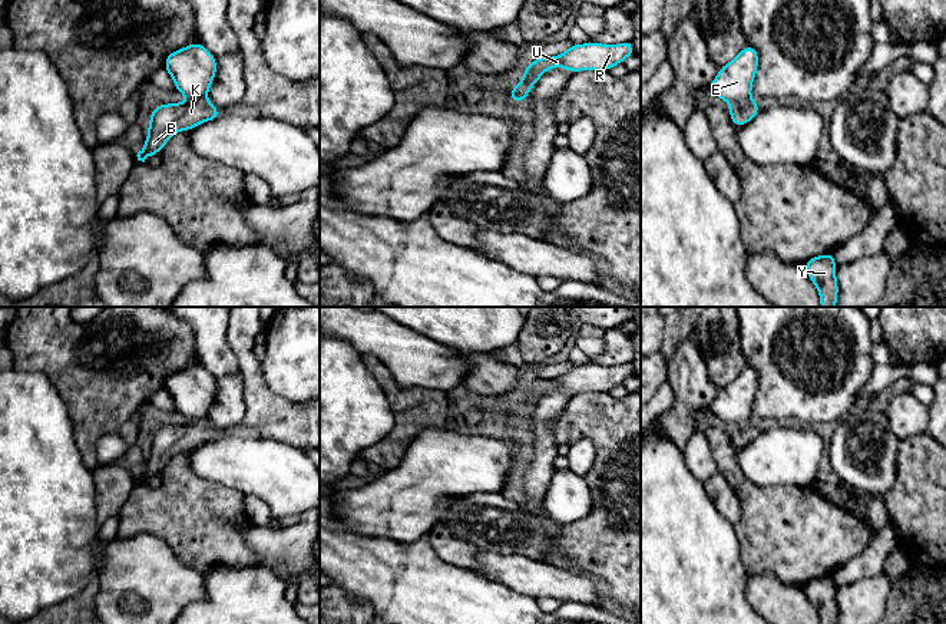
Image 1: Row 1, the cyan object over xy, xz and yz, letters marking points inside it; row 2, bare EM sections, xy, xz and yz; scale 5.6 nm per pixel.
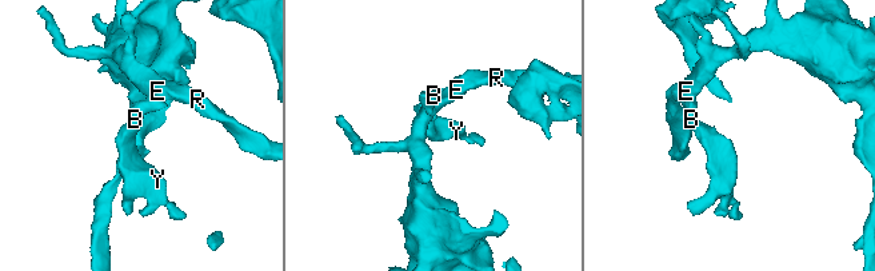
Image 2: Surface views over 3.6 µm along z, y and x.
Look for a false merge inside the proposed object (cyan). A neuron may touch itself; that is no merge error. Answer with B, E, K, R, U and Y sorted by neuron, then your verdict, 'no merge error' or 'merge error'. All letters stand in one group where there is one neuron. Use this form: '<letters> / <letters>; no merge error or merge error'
B K Y / E R U; merge error

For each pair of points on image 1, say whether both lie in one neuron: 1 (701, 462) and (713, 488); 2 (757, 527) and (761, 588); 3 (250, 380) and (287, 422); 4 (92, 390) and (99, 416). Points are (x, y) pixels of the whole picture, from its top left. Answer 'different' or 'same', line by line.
1: different
2: different
3: same
4: same

